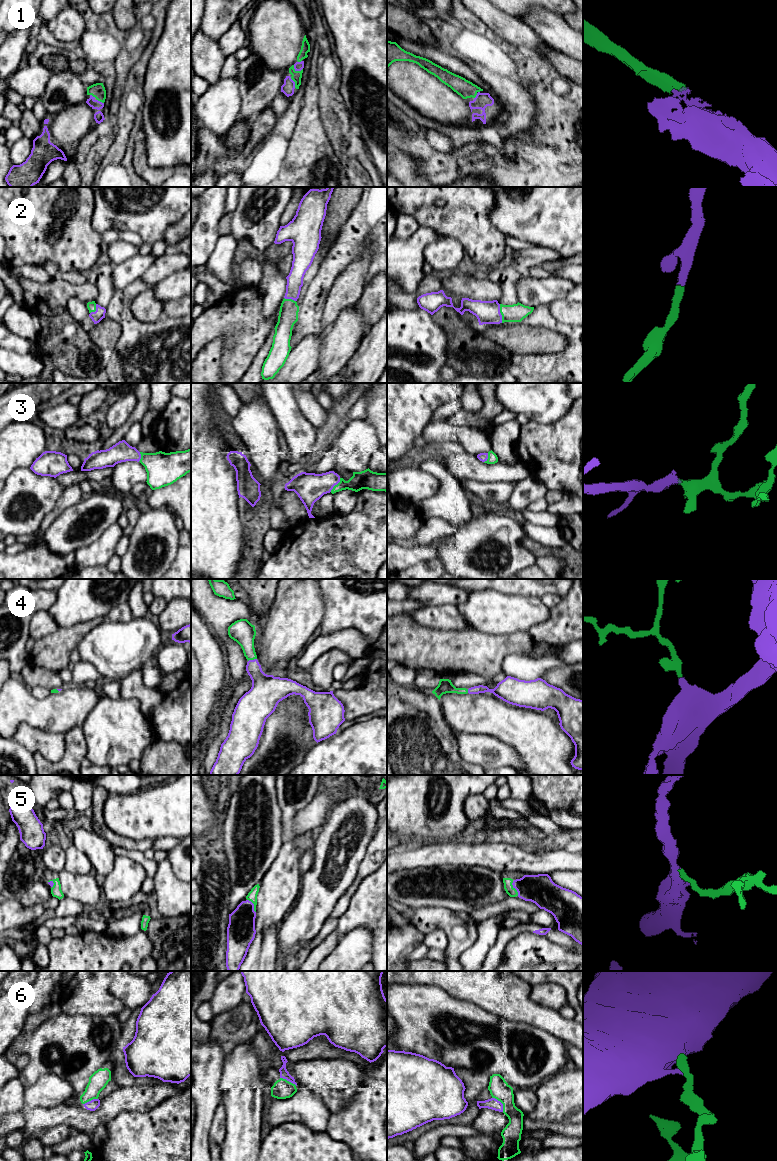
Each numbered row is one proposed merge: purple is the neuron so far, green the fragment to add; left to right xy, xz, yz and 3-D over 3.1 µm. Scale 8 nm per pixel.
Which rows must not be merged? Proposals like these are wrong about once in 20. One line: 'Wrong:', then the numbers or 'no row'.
Wrong: 6

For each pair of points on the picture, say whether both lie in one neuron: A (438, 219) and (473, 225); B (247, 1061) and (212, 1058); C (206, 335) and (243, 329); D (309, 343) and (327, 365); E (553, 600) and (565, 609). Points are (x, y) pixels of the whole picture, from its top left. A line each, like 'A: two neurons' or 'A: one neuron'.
A: one neuron
B: two neurons
C: one neuron
D: two neurons
E: two neurons

